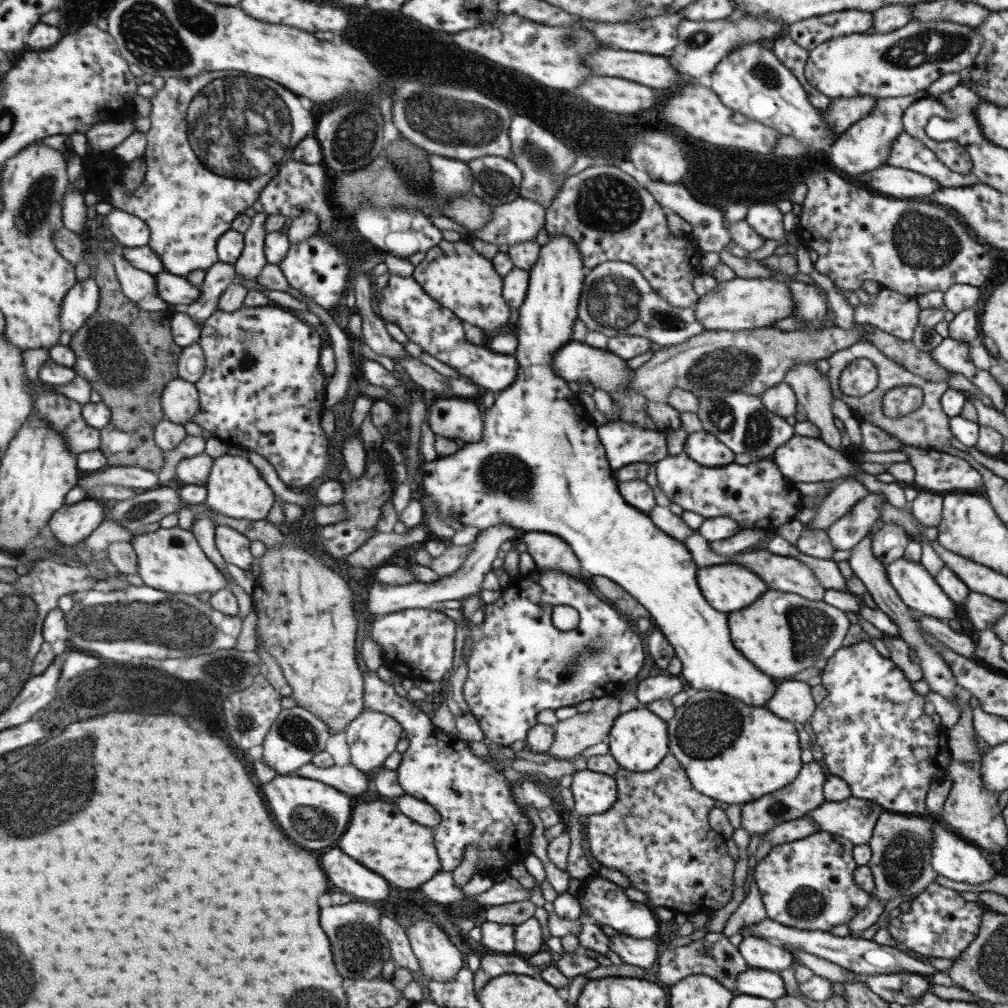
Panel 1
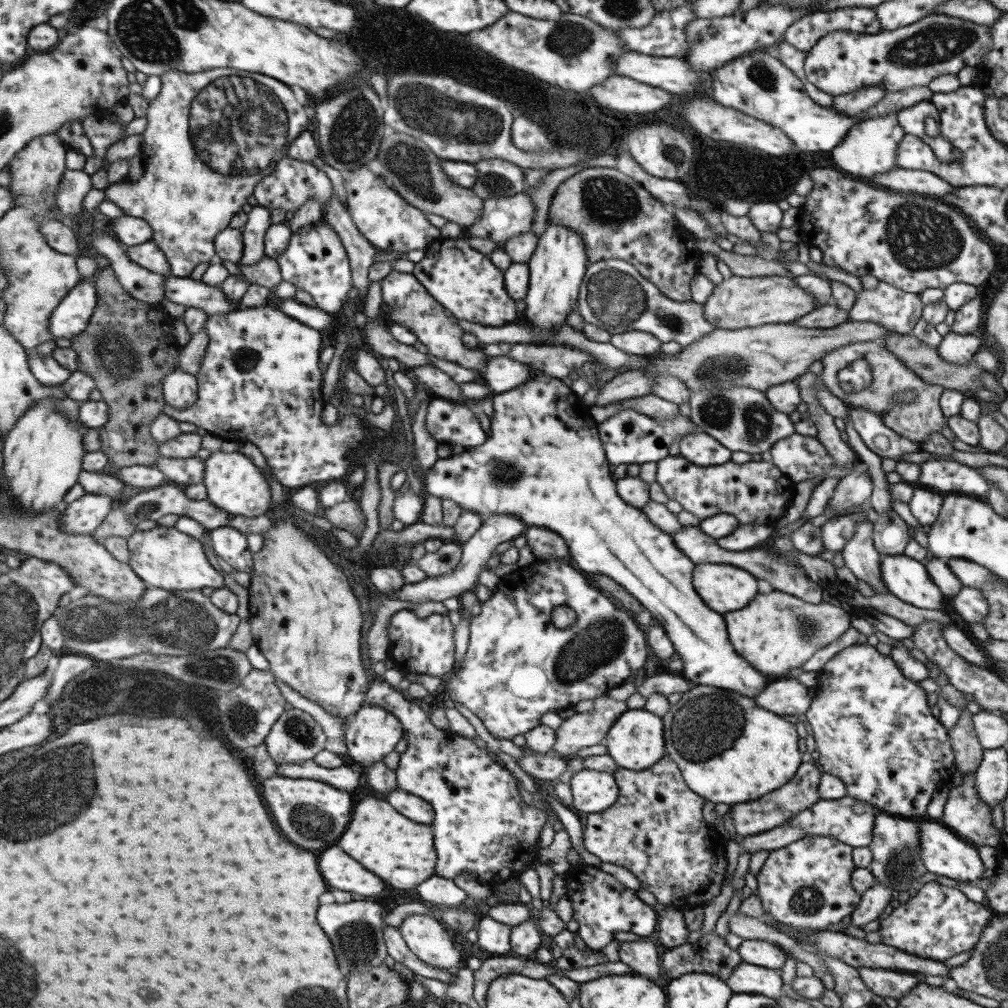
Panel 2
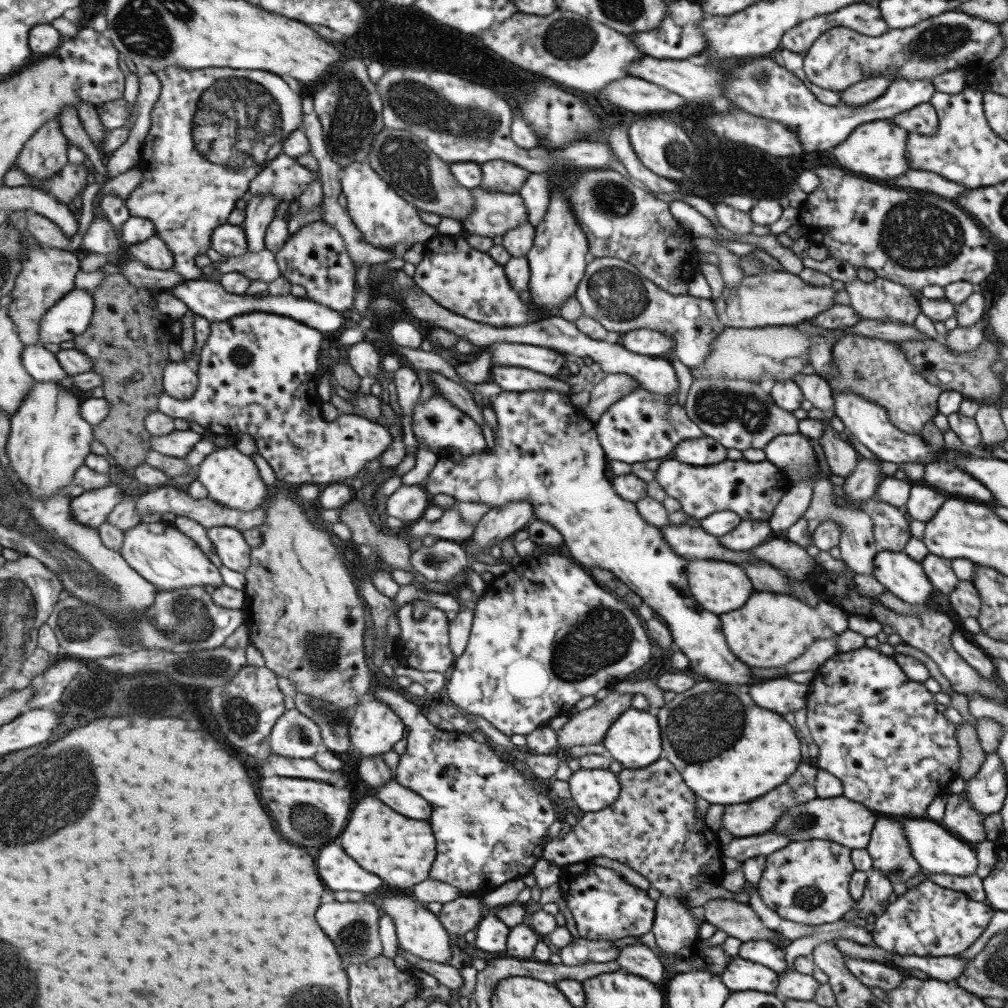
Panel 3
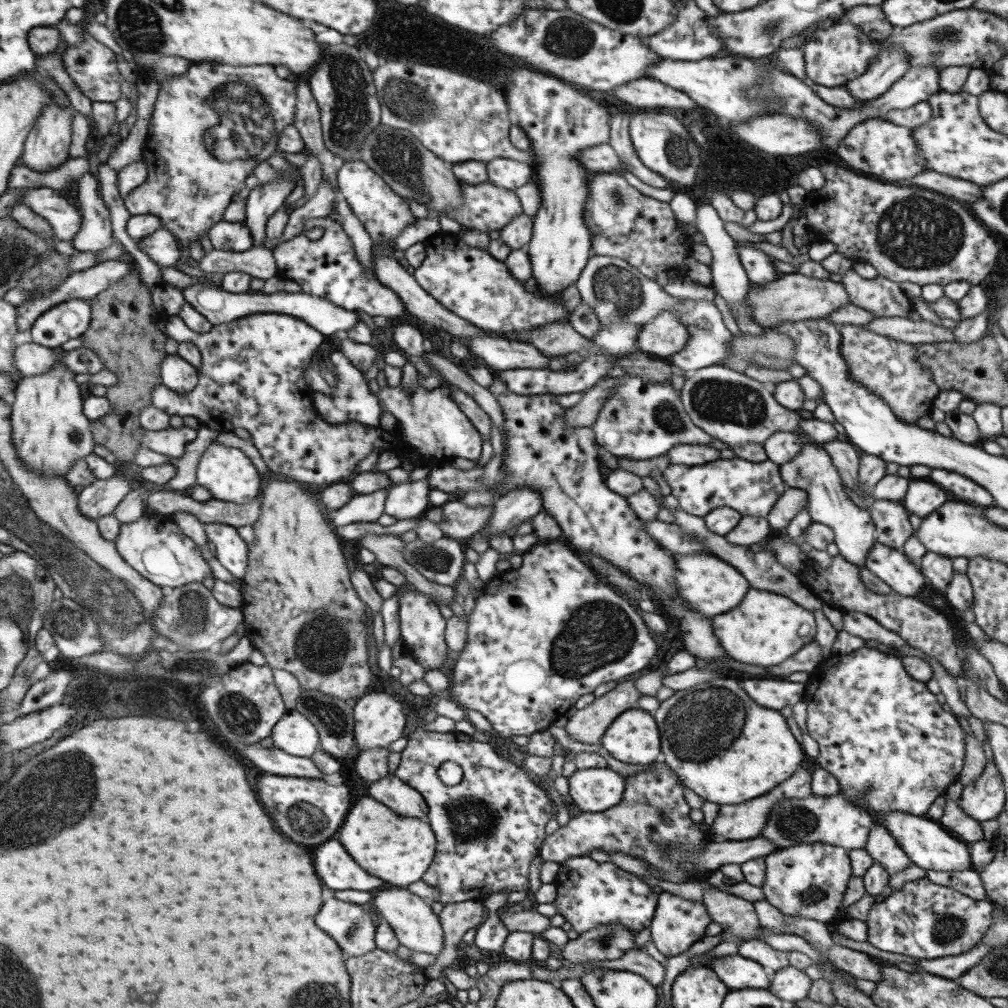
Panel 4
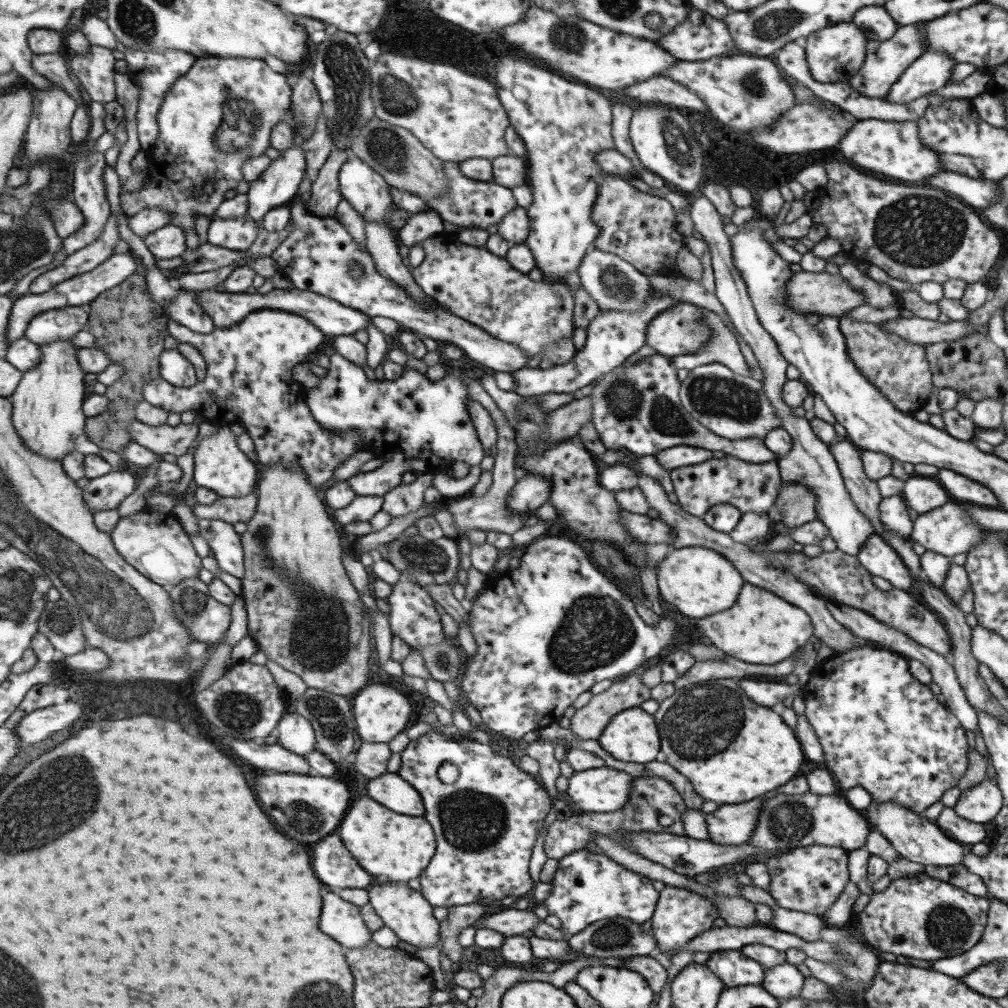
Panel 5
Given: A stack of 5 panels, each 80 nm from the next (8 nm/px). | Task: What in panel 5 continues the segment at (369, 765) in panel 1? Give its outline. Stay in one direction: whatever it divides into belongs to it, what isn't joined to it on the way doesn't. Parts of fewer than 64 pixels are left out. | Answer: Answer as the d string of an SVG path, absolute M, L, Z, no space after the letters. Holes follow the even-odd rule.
M386 682L367 685L359 696L354 697L352 707L357 723L357 736L364 742L390 743L409 726L413 712L407 696Z

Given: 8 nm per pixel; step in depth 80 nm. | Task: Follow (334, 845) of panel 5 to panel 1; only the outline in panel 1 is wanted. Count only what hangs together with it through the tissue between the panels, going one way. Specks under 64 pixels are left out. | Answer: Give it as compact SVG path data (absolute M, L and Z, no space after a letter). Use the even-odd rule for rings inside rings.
M333 848L323 856L323 870L327 872L327 876L331 876L331 882L337 888L357 896L360 900L381 902L389 898L389 882L377 872L371 872L355 862L339 848Z

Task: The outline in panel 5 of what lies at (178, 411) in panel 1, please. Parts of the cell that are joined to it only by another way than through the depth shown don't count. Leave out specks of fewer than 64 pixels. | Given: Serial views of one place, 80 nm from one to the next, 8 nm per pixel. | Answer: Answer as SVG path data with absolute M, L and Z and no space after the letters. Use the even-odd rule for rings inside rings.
M178 349L166 350L160 358L160 373L172 385L191 387L198 383L194 364L187 360Z

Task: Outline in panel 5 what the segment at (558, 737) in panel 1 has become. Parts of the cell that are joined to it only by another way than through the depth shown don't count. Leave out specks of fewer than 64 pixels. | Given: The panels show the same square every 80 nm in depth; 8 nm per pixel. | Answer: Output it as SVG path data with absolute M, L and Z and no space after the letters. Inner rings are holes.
M631 673L621 681L615 681L605 691L593 694L584 707L577 709L569 718L568 729L579 740L597 740L612 716L628 708L637 707L639 703L650 698L650 689L640 680L639 675Z

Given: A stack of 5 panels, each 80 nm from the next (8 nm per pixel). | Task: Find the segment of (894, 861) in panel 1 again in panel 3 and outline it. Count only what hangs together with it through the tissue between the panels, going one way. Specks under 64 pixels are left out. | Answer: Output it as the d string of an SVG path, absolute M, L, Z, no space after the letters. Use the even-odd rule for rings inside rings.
M878 815L864 849L871 857L871 868L883 873L891 883L904 883L921 871L912 857L904 828L894 817Z

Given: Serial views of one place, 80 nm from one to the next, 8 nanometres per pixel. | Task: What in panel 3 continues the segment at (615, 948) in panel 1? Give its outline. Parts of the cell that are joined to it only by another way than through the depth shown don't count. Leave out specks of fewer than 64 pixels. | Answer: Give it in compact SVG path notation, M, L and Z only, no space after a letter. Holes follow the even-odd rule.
M641 943L622 947L614 961L622 968L622 971L641 976L655 985L665 980L661 960L653 950Z

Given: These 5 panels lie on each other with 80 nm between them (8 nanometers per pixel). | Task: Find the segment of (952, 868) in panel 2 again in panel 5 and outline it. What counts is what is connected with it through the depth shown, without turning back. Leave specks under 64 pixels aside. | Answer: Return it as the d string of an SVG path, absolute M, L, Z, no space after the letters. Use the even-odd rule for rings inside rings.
M871 800L867 808L860 811L866 818L869 829L877 829L889 844L909 862L924 866L955 866L960 864L966 847L950 838L935 822L926 819L922 814L907 811L891 801L879 803Z

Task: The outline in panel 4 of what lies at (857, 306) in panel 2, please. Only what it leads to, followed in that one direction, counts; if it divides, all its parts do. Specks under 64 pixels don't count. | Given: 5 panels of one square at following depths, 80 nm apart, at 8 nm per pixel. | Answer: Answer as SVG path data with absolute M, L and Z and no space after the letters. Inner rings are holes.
M851 268L842 276L841 283L848 302L875 317L907 318L912 308L909 298L901 291L898 283L885 277L863 279Z

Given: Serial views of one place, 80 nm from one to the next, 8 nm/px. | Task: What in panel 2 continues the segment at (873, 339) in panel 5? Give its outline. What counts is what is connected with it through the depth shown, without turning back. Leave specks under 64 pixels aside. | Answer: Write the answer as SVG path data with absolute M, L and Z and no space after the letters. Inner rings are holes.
M879 341L857 342L840 346L825 354L820 361L823 366L820 380L833 396L839 397L839 400L846 402L846 404L852 404L857 408L866 408L869 412L878 414L887 428L911 442L920 444L931 432L940 432L941 425L946 422L938 405L944 388L923 382L897 356L883 349ZM857 359L865 359L867 366L871 369L871 384L861 392L842 392L838 385L837 372ZM906 390L915 392L915 398L911 402L900 402L900 392Z

